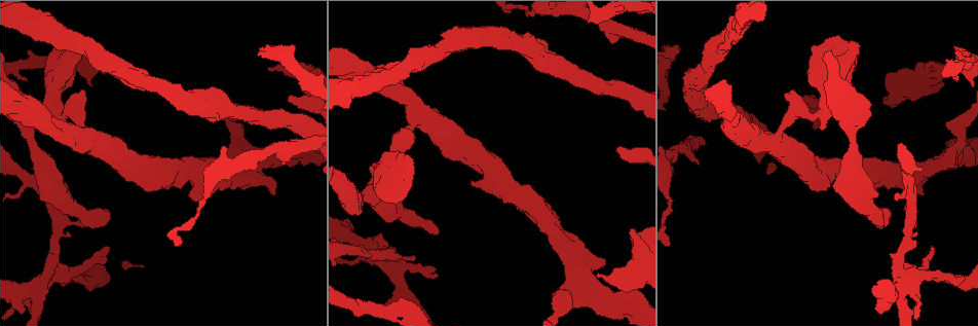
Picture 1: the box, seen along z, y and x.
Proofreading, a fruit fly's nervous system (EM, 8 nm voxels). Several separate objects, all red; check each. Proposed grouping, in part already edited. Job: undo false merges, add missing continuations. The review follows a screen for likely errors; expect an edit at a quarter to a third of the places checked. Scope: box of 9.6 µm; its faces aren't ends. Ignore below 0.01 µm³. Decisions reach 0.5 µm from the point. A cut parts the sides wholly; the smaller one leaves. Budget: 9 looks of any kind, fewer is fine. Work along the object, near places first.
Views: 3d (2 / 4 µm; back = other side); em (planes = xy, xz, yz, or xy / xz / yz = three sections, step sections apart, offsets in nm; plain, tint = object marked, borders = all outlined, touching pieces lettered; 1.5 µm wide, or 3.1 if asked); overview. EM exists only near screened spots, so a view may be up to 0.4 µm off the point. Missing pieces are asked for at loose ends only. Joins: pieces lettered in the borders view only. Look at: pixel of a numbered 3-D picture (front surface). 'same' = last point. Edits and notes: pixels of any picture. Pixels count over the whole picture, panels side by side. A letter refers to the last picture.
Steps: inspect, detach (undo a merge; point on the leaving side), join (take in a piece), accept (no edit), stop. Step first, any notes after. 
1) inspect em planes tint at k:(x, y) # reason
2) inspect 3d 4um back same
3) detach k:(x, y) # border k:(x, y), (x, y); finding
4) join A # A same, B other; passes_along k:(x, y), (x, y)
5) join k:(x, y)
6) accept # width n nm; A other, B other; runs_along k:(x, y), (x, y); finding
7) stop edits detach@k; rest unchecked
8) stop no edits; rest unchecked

inspect em xz step 8 tint at 1:(272, 193) # an open end

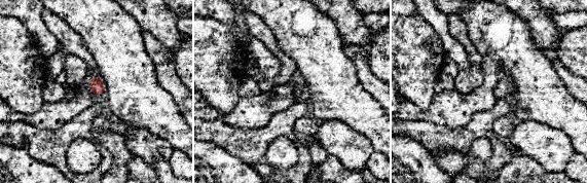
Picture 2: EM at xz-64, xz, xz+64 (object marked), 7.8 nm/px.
inspect em planes borders same # cut it another way

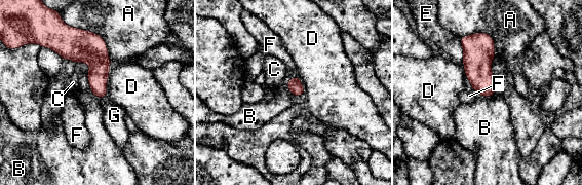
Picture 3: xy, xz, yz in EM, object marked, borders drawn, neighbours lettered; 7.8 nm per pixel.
join G # A other, B other, C other, D other, E other, F other, G same; passes_along 3:(98, 76), (103, 97), (114, 115); the neuron continues

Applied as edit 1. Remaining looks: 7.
inspect overview

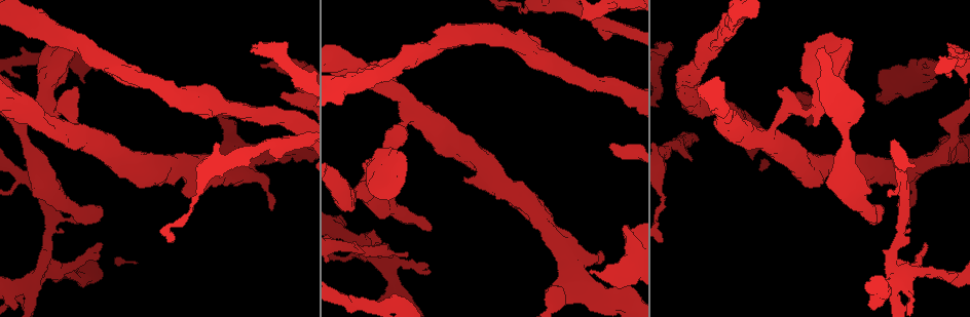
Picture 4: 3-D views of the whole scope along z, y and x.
inspect em planes plain at 4:(924, 242) # free end

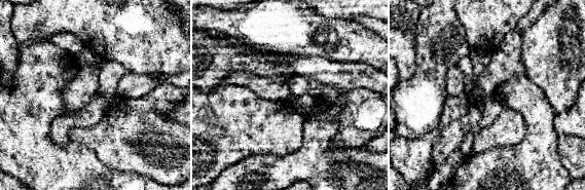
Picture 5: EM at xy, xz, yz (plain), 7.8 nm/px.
inspect em planes tint same

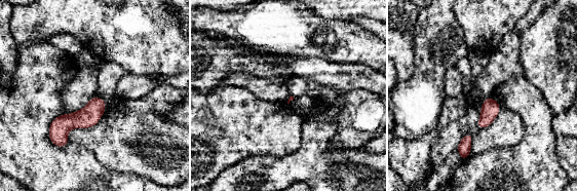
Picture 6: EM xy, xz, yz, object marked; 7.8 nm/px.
inspect em planes borders same # what lies round it

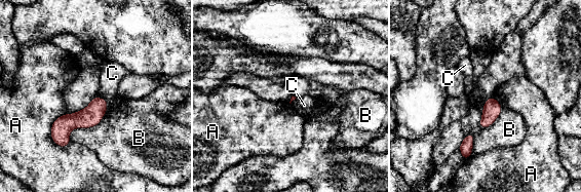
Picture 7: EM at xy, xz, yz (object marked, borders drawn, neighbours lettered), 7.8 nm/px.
accept # A other, B other, C other; border 7:(104, 98), (107, 101); no lettered piece goes on from it

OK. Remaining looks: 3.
inspect em xy step 4 borders at 4:(671, 43) # branch stops here

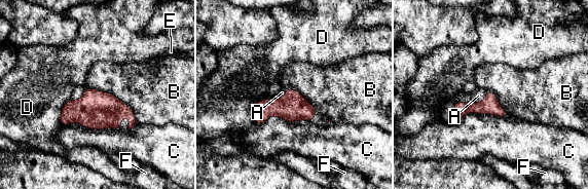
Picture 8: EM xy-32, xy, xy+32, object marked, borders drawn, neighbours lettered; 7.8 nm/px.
inspect em planes borders same # another direction

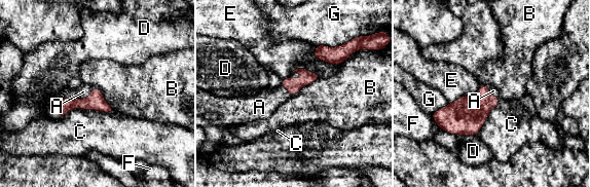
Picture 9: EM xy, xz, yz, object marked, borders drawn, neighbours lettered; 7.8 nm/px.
join A # A same, B other, C other, D other, E other, F other, G other; the neuron continues

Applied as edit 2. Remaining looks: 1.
stop edits join@3, join@9; rest unchecked

